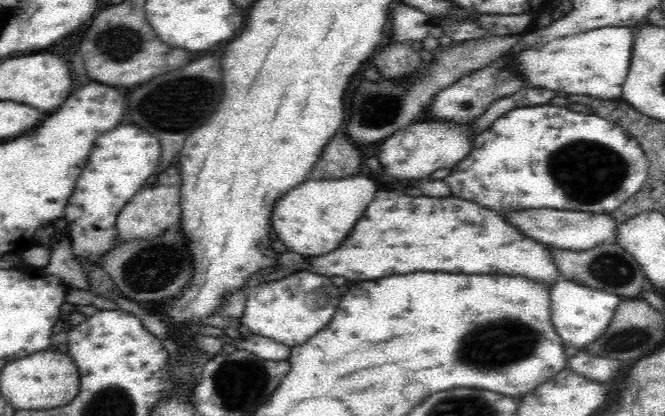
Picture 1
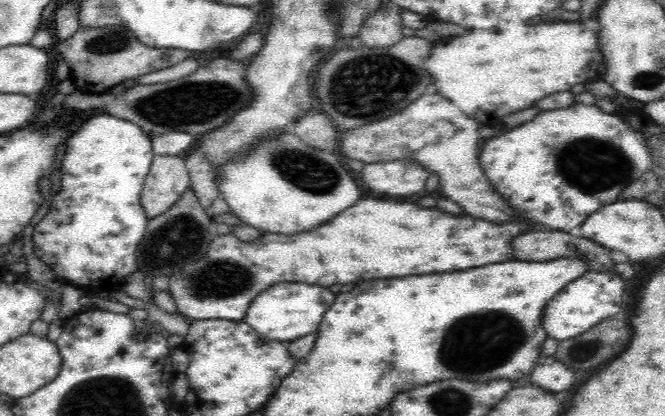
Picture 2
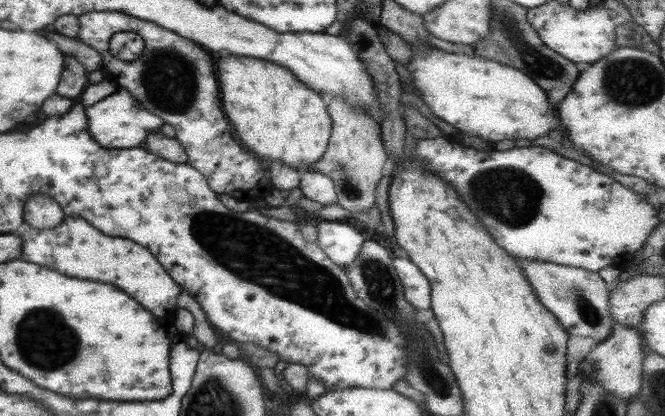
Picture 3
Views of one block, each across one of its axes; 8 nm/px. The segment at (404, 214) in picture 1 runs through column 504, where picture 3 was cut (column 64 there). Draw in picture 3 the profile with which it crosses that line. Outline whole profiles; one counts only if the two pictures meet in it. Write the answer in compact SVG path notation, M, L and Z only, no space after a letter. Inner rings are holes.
M66 218L60 228L54 230L28 228L22 234L22 240L22 260L54 268L66 276L74 276L80 280L98 280L114 284L158 318L165 318L177 310L181 287L166 274L166 270L158 264L156 258L148 262L150 252L140 244L134 244L132 240L104 236L82 218Z

